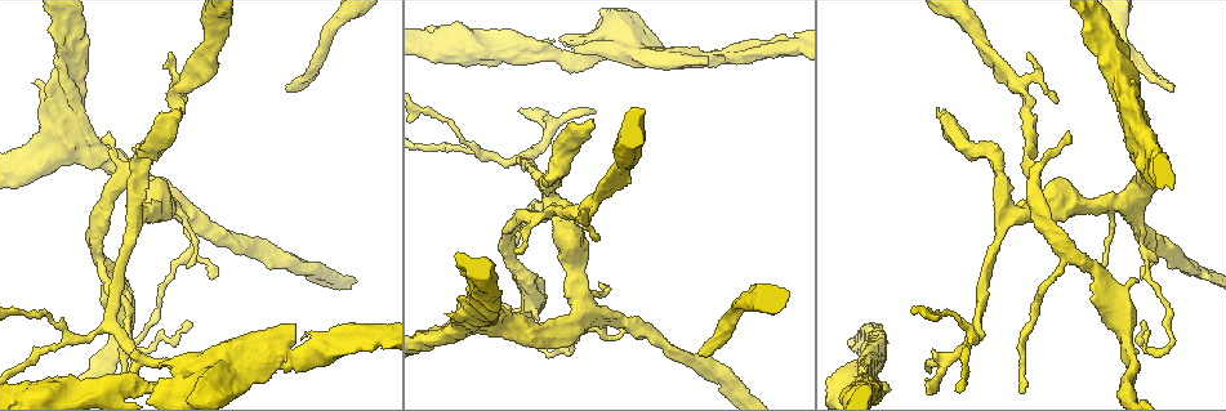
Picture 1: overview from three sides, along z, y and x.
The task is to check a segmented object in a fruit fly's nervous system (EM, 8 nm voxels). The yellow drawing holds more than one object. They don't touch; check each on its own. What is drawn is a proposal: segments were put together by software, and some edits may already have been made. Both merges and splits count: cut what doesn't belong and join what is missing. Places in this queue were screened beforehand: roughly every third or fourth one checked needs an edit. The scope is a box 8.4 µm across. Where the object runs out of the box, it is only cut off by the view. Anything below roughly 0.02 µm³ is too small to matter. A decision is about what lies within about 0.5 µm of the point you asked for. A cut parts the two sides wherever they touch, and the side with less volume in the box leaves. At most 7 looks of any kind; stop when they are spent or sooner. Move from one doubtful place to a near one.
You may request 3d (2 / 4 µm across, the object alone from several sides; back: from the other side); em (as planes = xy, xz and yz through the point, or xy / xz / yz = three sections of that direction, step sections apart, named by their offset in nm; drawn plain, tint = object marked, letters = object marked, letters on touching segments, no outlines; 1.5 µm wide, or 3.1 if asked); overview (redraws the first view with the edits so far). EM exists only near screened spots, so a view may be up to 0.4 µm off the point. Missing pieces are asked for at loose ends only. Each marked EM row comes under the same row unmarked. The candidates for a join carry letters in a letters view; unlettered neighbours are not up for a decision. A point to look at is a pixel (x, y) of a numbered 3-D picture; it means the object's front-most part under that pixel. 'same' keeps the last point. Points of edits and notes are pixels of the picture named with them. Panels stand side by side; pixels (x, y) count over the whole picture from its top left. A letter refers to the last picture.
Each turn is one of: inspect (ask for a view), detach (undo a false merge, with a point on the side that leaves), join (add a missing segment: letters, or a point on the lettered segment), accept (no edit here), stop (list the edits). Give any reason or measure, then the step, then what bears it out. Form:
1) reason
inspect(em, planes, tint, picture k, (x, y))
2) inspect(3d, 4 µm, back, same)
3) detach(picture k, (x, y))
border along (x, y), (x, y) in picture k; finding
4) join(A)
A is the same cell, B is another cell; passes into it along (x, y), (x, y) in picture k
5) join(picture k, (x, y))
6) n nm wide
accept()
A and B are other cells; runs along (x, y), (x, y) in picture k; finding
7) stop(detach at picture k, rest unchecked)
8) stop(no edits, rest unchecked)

end of a long branch
inspect(3d, 2 µm, picture 1, (1169, 88))

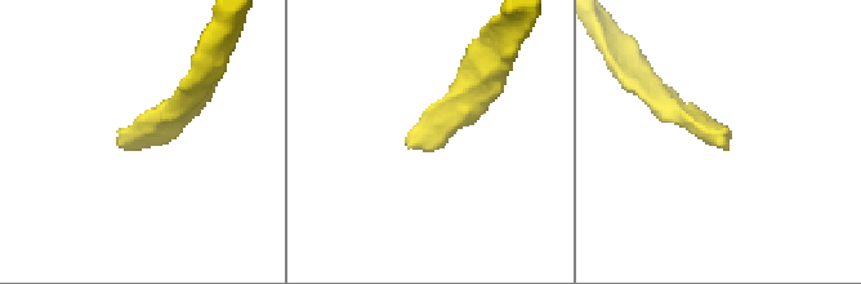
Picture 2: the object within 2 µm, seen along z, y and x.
shape alone is not enough
inspect(em, yz, step 4, tint, picture 2, (121, 142))

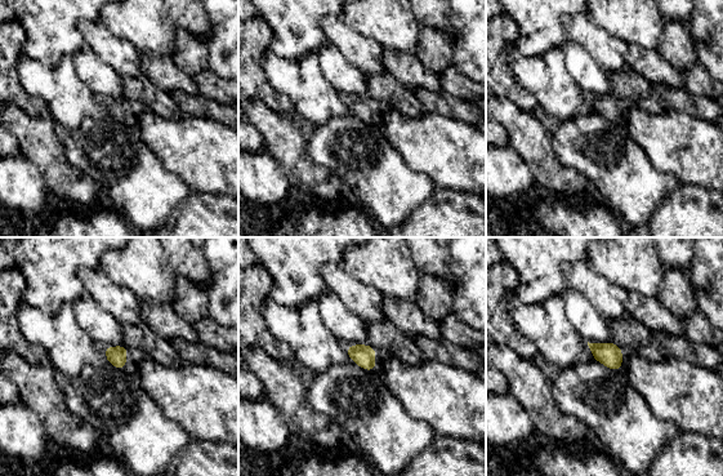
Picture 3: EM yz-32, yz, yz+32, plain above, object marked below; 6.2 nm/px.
cut it another way
inspect(em, planes, letters, same)

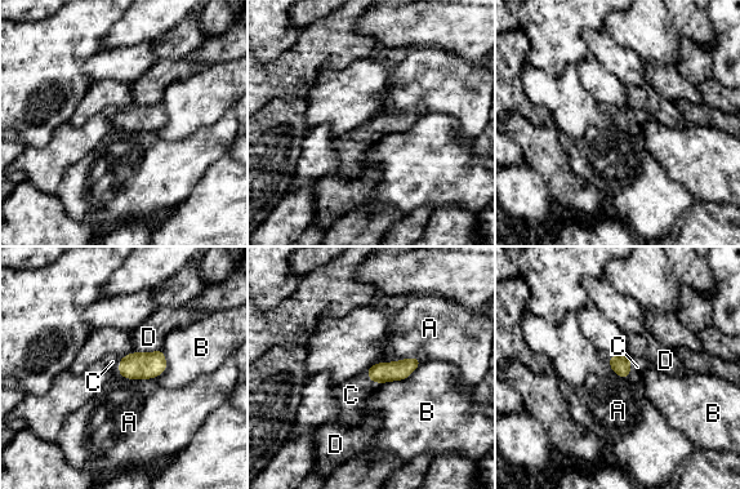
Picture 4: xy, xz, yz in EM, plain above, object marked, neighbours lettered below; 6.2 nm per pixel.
120 nm wide
join(C)
C is the same cell, A, B and D are other cells; passes into it along (620, 365), (629, 369), (637, 367) in picture 4; the neuron continues

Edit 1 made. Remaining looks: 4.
inspect(overview)

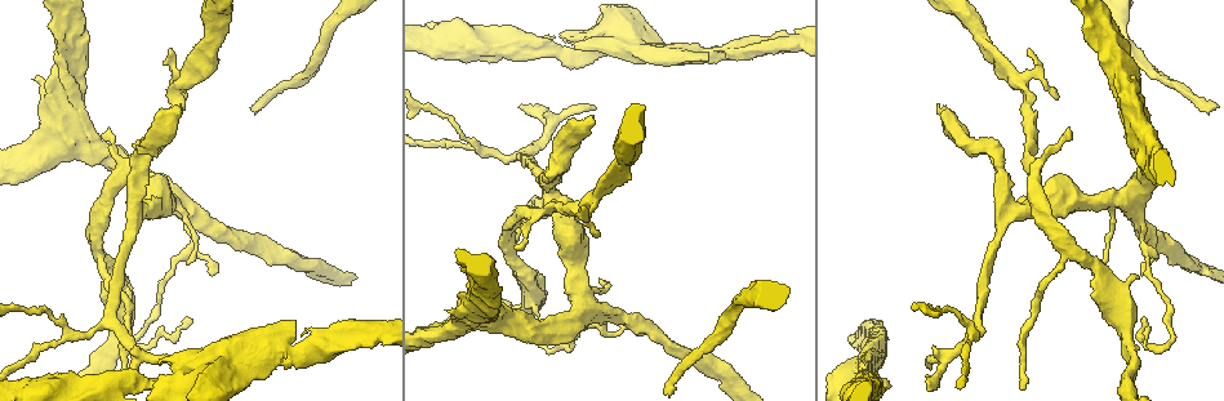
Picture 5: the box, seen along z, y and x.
long arm stops here
inspect(em, planes, tint, picture 5, (179, 106))

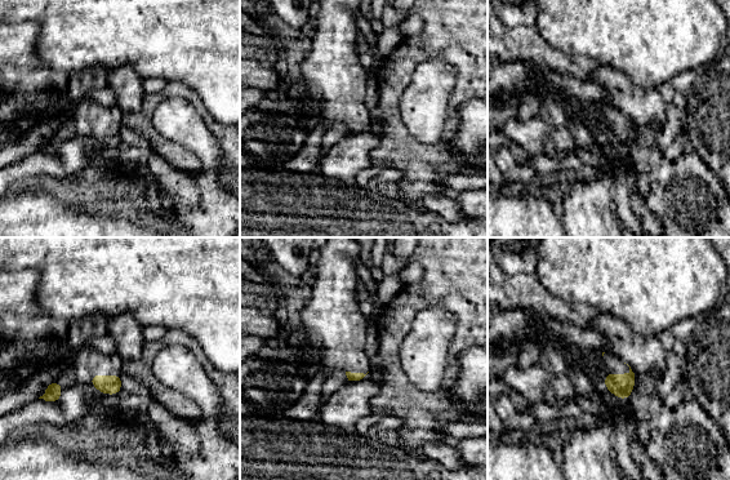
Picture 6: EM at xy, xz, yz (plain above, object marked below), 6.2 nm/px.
inspect(em, planes, letters, same)

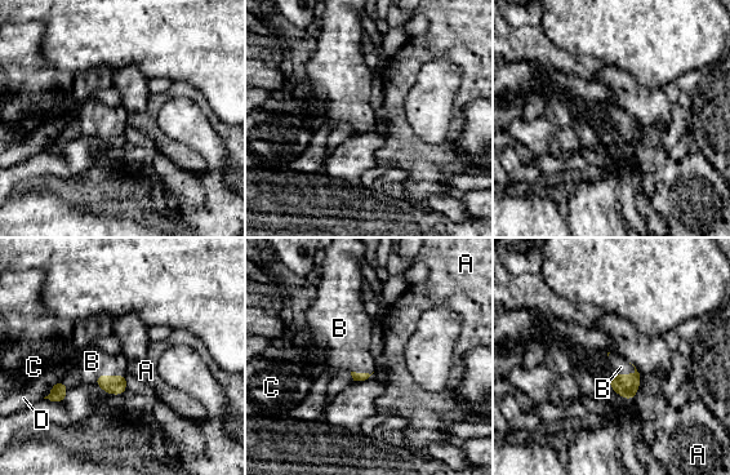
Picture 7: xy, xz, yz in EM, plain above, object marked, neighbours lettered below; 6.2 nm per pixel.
join(B)
B is the same cell, A, C and D are other cells; passes into it along (116, 385), (108, 376), (92, 362) in picture 7; the neuron continues

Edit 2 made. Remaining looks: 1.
stop(join at picture 4, join at picture 7, rest unchecked)

